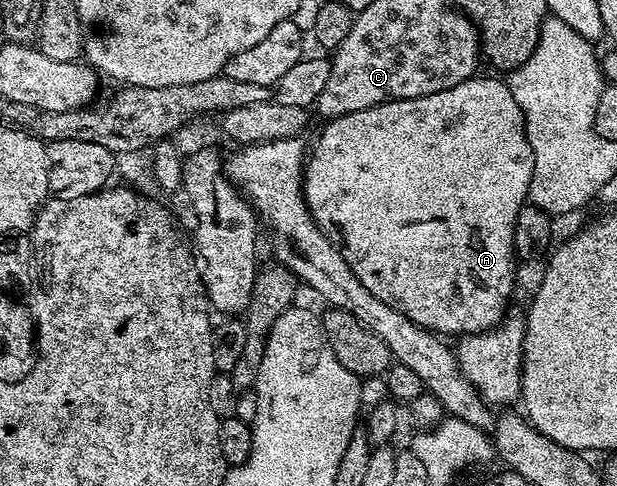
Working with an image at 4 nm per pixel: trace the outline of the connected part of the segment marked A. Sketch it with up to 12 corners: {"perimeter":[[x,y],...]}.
{"perimeter":[[474,77],[324,124],[305,204],[434,335],[491,331],[535,173]]}

